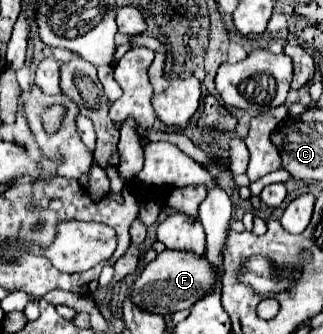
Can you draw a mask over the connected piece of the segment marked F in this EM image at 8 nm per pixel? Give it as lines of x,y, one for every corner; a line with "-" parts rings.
164,250
144,266
140,276
130,286
128,294
130,294
130,300
140,310
168,316
170,312
192,308
192,304
198,302
214,286
214,282
216,282
214,268
206,264
204,256
196,258
196,256
186,256
186,252
178,252
178,250

